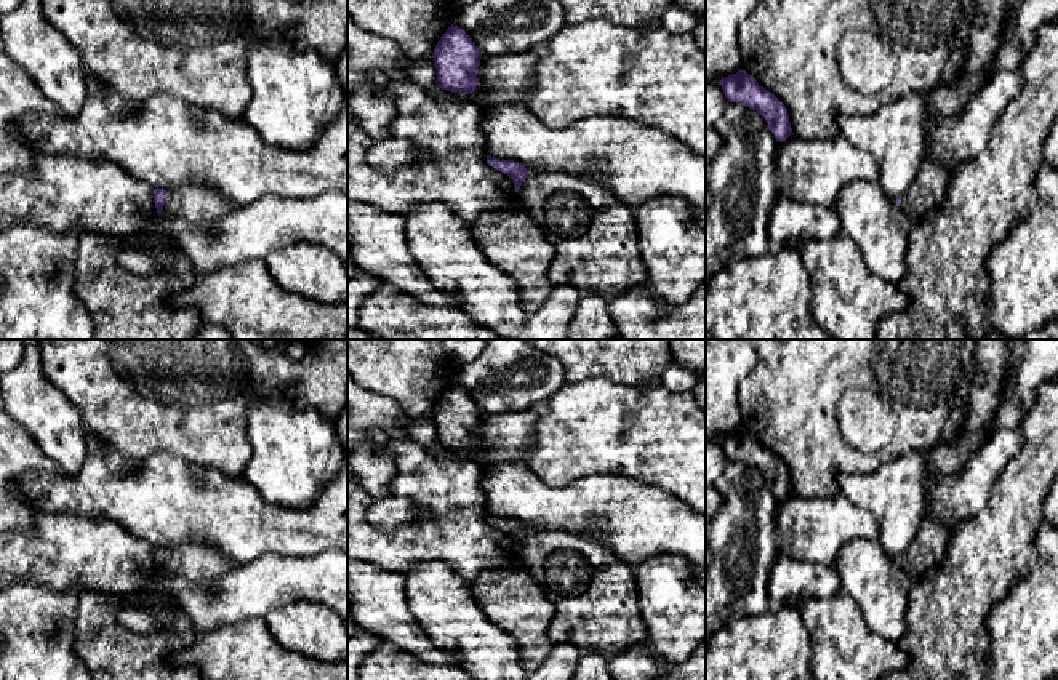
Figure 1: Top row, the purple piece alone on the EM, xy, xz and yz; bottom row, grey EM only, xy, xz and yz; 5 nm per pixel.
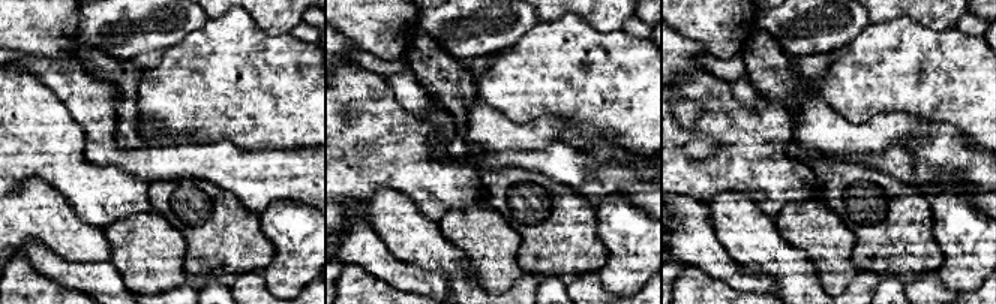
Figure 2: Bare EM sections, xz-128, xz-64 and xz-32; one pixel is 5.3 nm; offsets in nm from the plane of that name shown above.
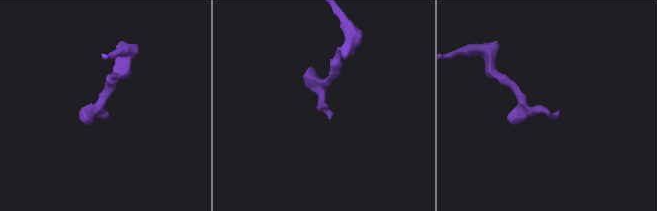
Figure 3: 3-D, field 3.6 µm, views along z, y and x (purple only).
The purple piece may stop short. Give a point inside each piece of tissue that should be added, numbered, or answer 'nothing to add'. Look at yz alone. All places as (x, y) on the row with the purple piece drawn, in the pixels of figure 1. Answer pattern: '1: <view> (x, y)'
1: yz (930, 188)

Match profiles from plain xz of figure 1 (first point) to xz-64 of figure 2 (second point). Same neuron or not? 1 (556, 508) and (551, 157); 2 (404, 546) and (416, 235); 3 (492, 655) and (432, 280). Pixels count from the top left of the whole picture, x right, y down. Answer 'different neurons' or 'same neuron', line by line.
1: different neurons
2: different neurons
3: different neurons

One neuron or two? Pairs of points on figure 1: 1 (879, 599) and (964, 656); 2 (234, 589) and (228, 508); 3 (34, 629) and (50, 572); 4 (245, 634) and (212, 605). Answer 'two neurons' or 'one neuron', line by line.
1: two neurons
2: two neurons
3: two neurons
4: two neurons

